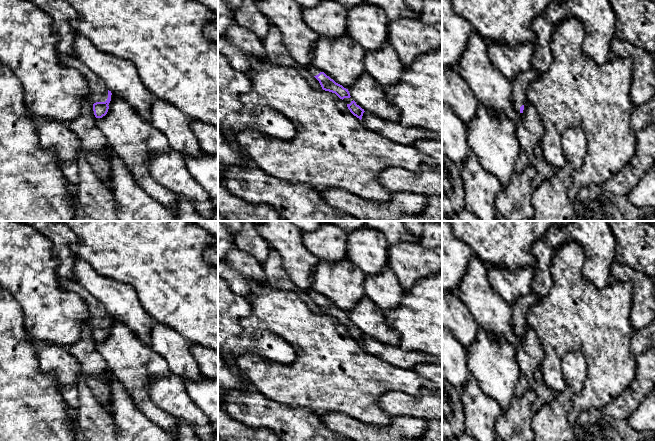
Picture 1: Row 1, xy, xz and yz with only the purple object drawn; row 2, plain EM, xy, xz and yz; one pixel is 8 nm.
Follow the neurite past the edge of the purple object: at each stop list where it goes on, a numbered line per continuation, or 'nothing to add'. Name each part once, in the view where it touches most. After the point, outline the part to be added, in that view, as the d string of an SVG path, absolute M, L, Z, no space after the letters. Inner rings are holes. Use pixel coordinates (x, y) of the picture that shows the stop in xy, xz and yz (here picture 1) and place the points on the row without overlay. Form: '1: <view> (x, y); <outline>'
1: xy (98, 316); M58 276L59 284L69 291L78 294L86 303L89 309L88 324L91 328L96 326L105 326L108 322L108 312L105 306L99 302L86 288L73 279L65 279Z

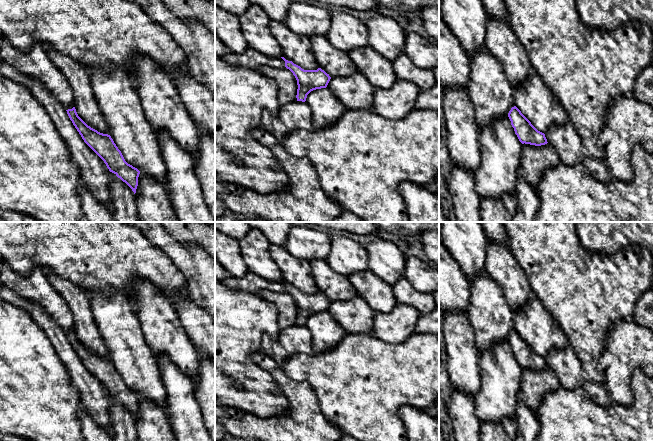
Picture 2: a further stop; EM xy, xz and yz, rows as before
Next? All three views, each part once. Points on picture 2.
nothing to add

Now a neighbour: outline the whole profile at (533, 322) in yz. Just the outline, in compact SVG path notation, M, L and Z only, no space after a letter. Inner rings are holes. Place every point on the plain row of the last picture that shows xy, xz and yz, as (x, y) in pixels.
M535 295L524 306L512 309L512 313L515 330L538 355L545 358L550 350L569 345L554 317Z

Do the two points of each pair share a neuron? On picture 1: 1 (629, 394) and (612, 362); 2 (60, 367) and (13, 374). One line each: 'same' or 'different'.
1: different
2: different

